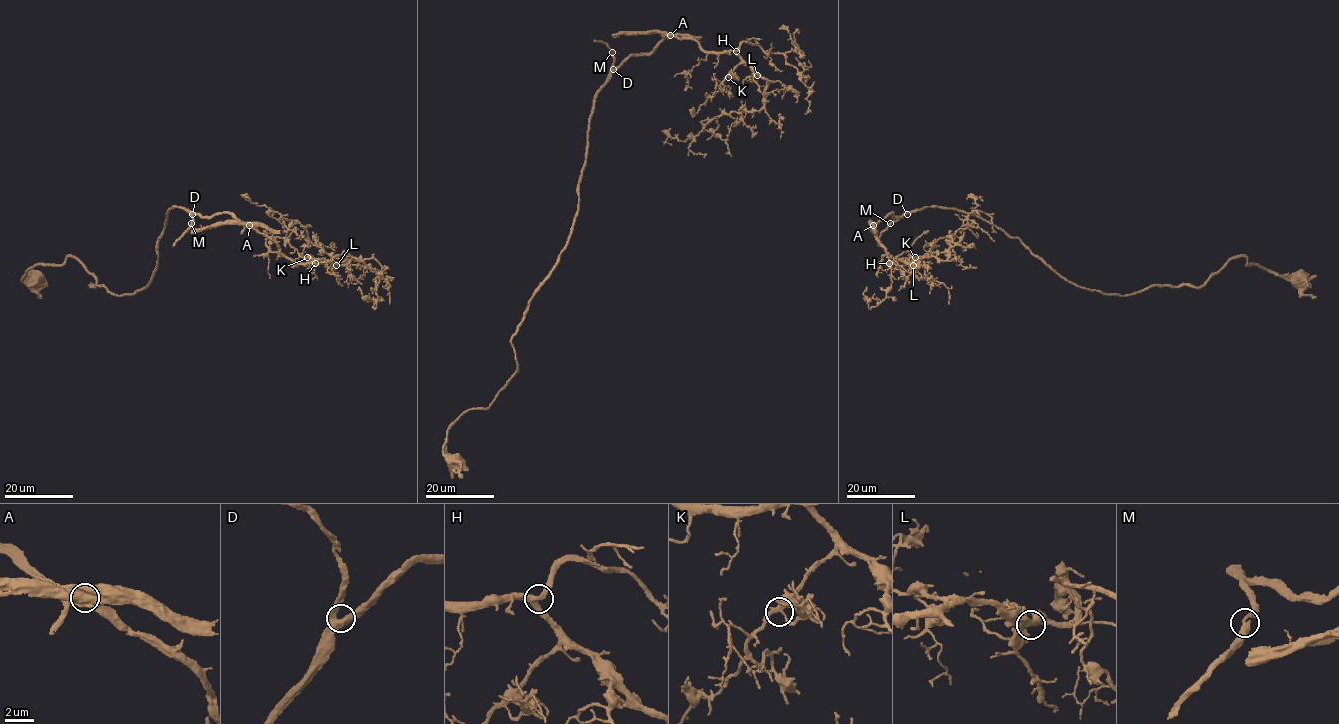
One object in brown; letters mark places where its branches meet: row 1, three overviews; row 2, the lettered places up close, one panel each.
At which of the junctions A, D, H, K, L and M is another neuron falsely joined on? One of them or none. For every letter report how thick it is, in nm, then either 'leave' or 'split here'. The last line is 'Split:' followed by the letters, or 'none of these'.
A: 850 nm | split here
D: 440 nm | leave
H: 380 nm | leave
K: 360 nm | leave
L: 550 nm | leave
M: 320 nm | leave
Split: A

